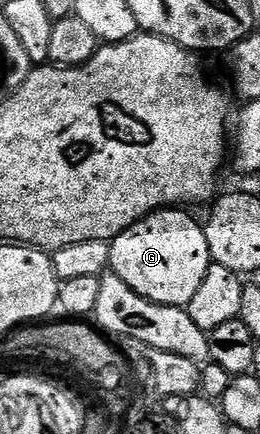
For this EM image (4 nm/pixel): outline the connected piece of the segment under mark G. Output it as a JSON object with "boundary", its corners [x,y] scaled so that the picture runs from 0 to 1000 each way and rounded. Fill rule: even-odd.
{"boundary":[[[669,475],[585,488],[419,555],[419,624],[588,700],[715,710],[808,620],[815,601],[788,523],[715,488],[727,486]]]}

